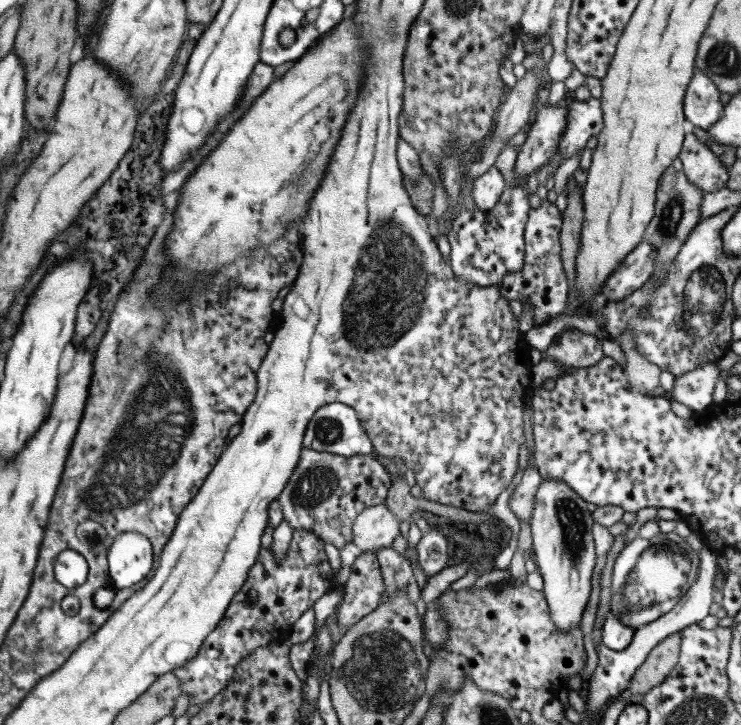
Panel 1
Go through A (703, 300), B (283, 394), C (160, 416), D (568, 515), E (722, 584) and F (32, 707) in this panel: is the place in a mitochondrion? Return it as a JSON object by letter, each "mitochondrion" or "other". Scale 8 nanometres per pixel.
{"A":"mitochondrion","B":"other","C":"mitochondrion","D":"mitochondrion","E":"other","F":"other"}

